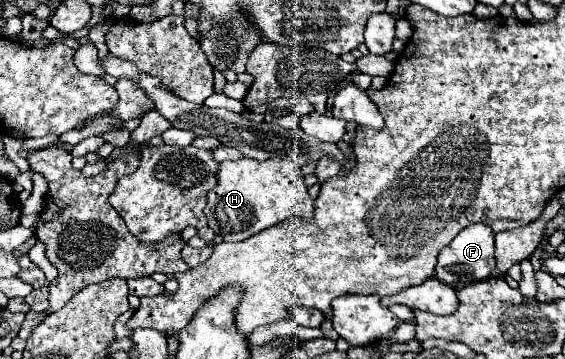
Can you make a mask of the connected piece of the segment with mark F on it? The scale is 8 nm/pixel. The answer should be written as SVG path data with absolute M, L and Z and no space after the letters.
M472 224L472 226L464 228L452 240L452 244L446 250L440 252L438 264L436 264L436 276L444 284L460 290L466 284L472 284L474 280L486 280L492 274L494 268L496 268L496 262L494 262L494 232L490 230L490 226Z

